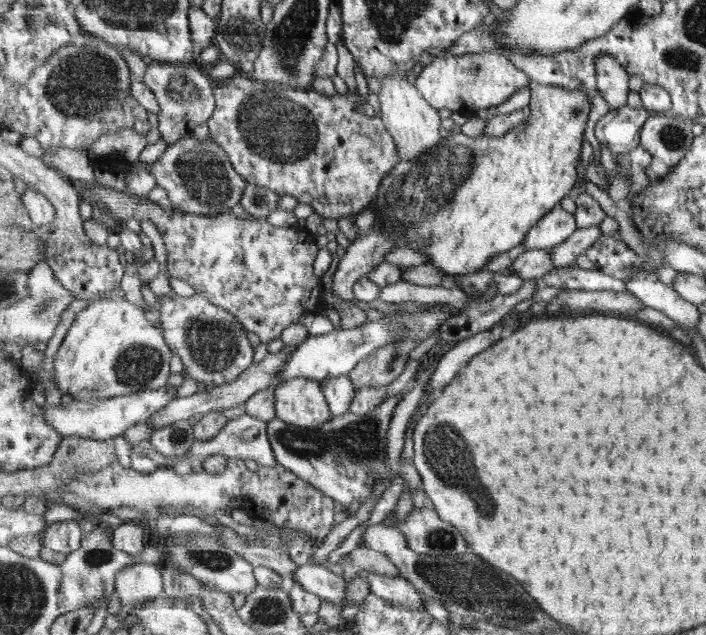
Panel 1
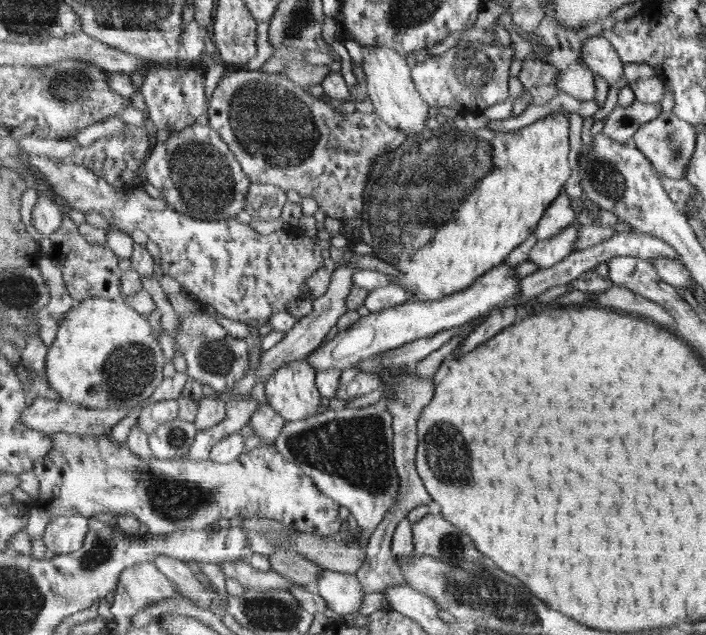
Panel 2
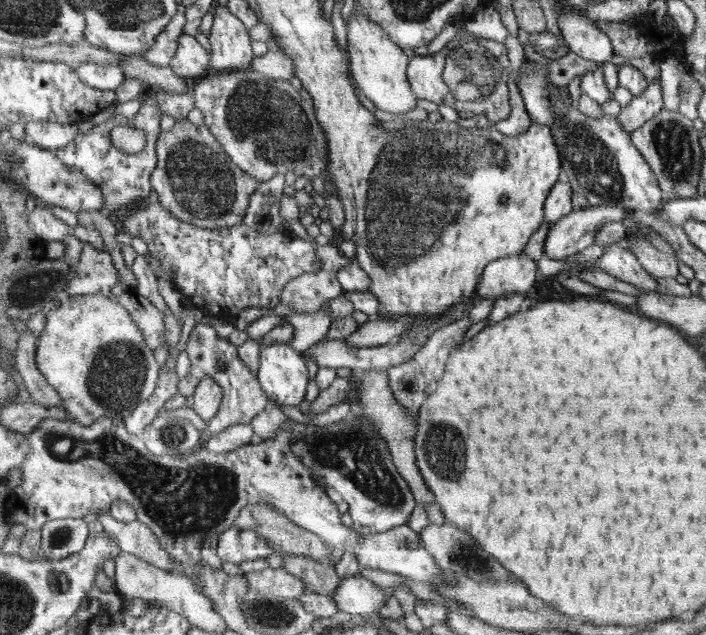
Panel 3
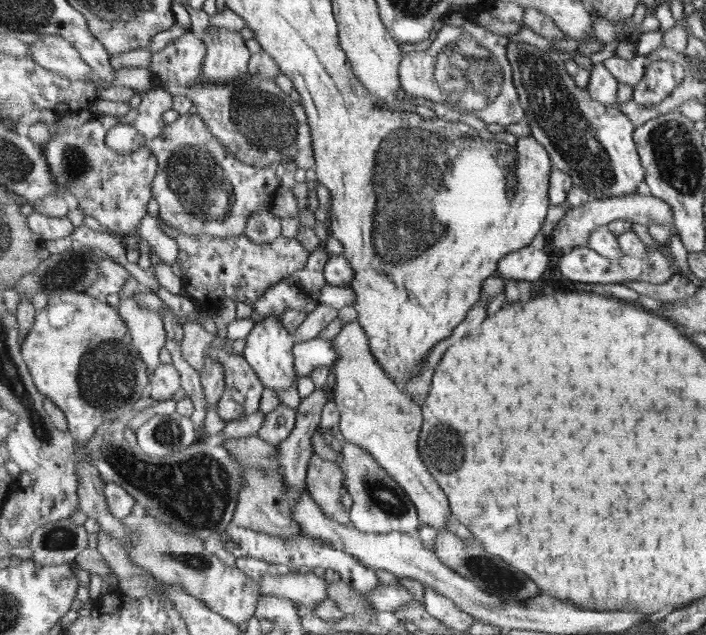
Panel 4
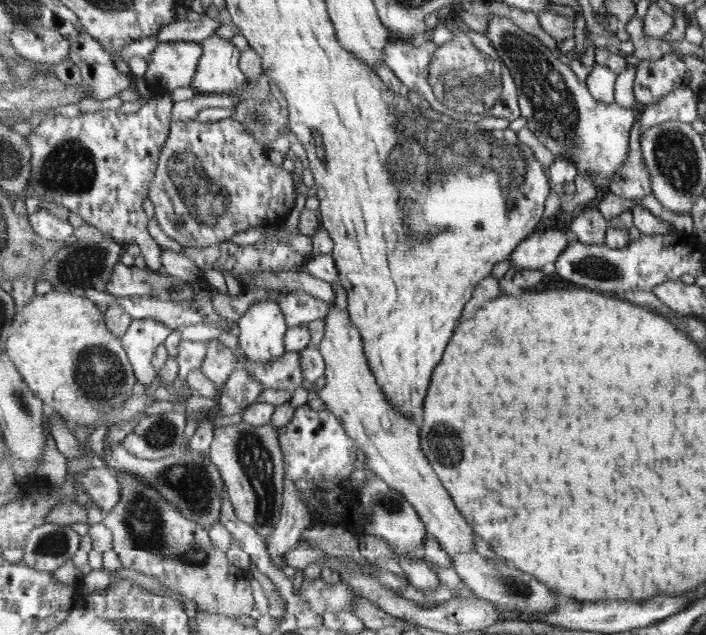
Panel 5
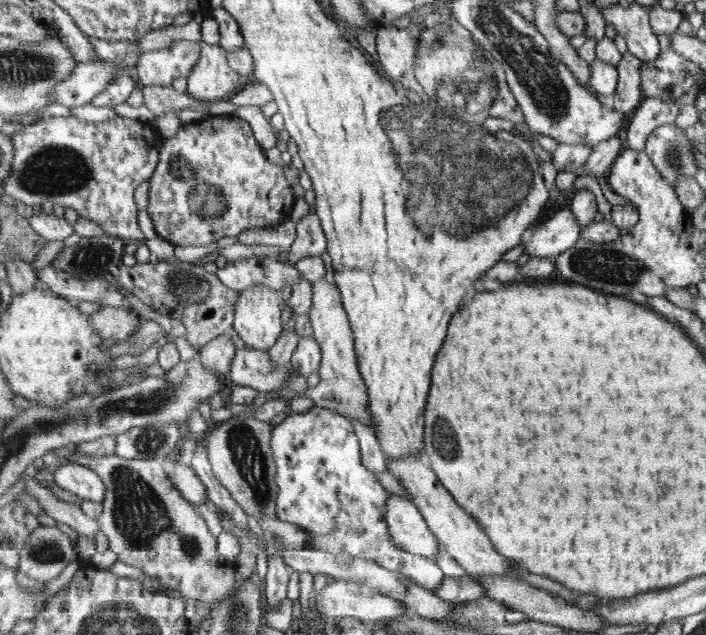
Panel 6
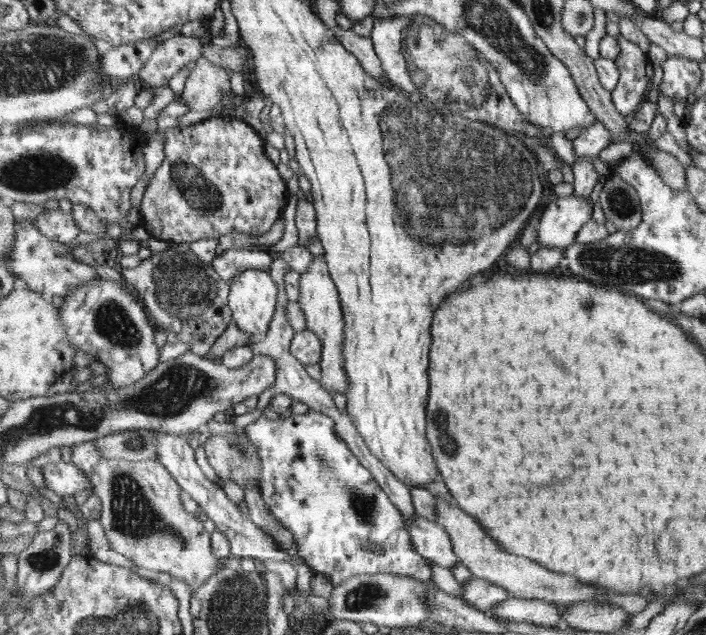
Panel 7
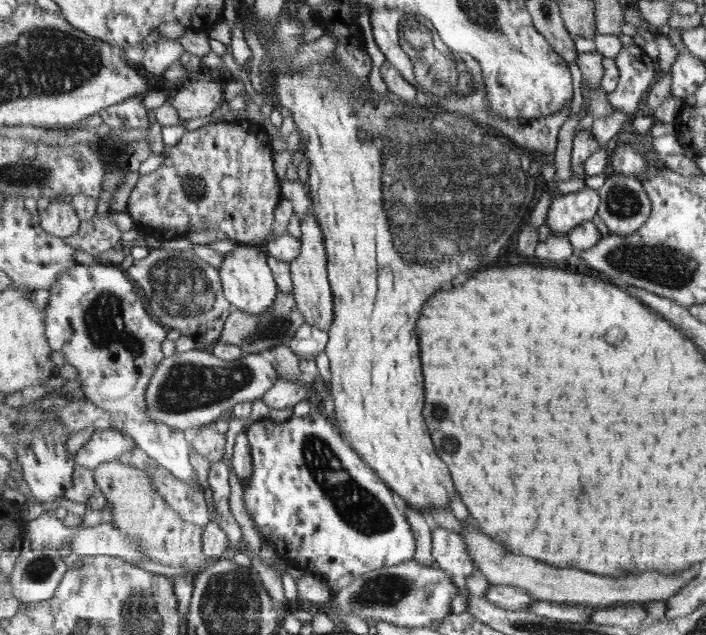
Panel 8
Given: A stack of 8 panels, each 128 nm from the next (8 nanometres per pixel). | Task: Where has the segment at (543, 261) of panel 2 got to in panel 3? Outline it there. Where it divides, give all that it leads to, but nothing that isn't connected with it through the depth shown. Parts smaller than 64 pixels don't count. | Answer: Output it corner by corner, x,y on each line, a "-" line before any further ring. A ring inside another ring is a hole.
588,204
581,210
572,211
559,223
550,226
545,243
545,257
562,260
580,253
596,244
597,231
605,224
621,222
627,217
633,218
630,211
623,204

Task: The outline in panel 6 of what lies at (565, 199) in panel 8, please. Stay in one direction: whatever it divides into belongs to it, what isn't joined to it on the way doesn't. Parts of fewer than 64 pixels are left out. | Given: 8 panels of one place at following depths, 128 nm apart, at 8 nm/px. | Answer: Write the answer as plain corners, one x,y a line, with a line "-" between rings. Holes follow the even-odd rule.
571,205
562,206
549,220
535,227
526,240
525,252
530,255
530,259
535,256
555,259
577,244
577,241
581,238
581,232
582,230
573,215

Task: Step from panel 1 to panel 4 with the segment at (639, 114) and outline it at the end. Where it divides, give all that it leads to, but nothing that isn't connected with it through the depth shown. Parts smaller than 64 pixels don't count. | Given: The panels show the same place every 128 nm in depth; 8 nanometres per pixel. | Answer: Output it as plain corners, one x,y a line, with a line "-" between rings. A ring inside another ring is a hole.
671,60
649,62
645,77
634,89
634,100
641,106
661,104
687,76
688,70

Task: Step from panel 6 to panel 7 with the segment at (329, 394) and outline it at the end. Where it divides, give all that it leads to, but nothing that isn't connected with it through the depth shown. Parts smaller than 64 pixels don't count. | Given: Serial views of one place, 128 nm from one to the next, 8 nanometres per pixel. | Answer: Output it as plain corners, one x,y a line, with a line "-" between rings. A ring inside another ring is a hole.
325,254
313,258
311,268
301,274
299,285
301,285
301,300
299,302
305,311
307,328
318,334
319,338
323,340
323,358
319,362
322,369
320,382
327,392
345,395
349,390
349,377
347,376
347,369
345,369
345,355
343,355
345,313
341,306
340,292
330,275

